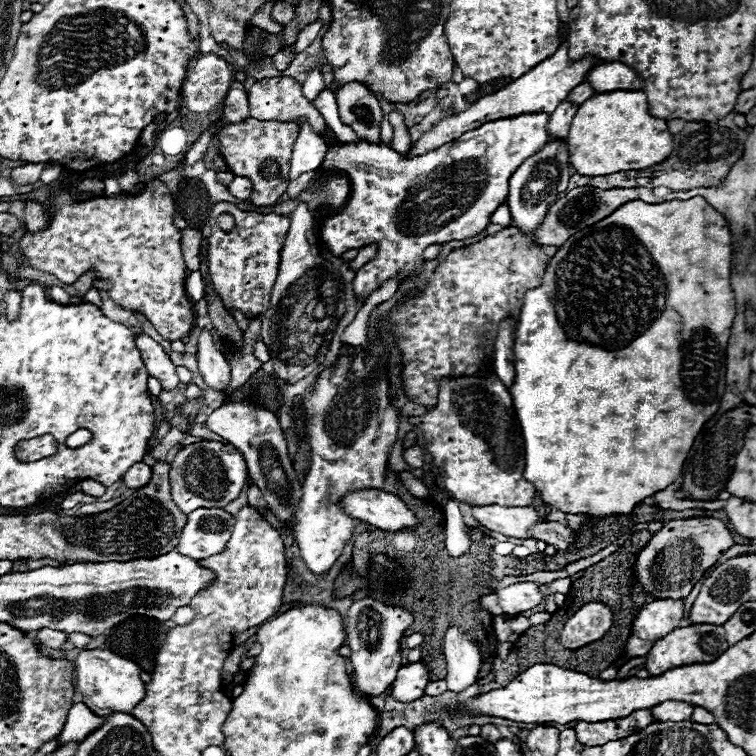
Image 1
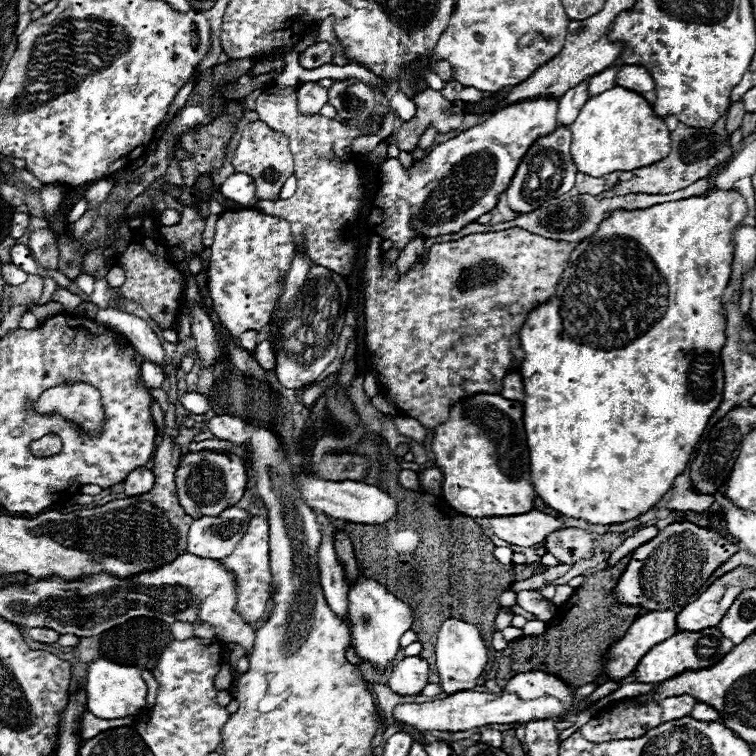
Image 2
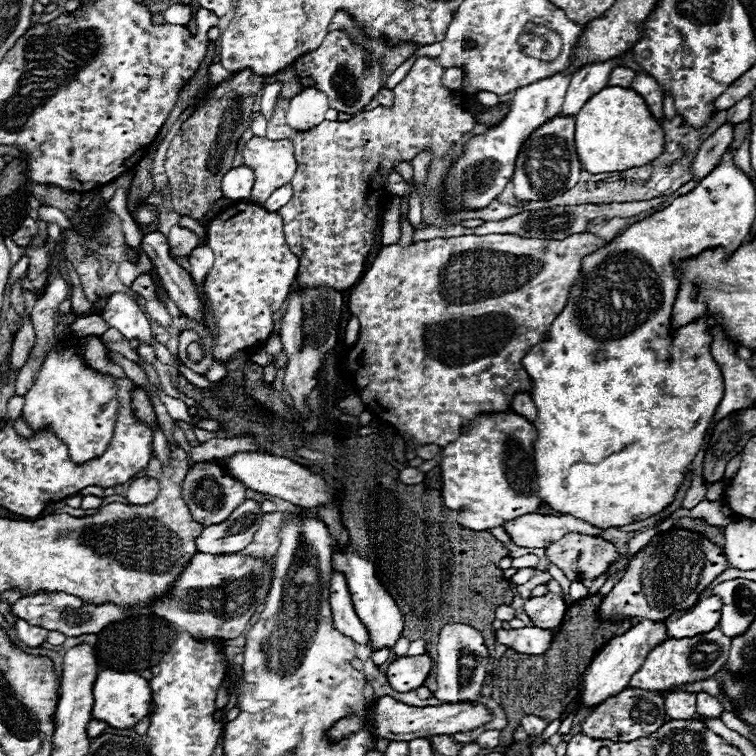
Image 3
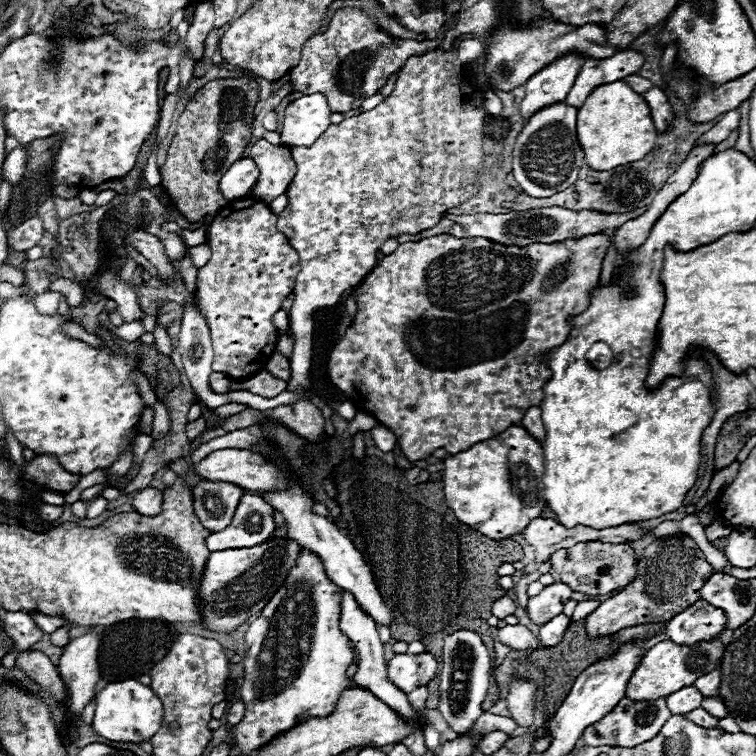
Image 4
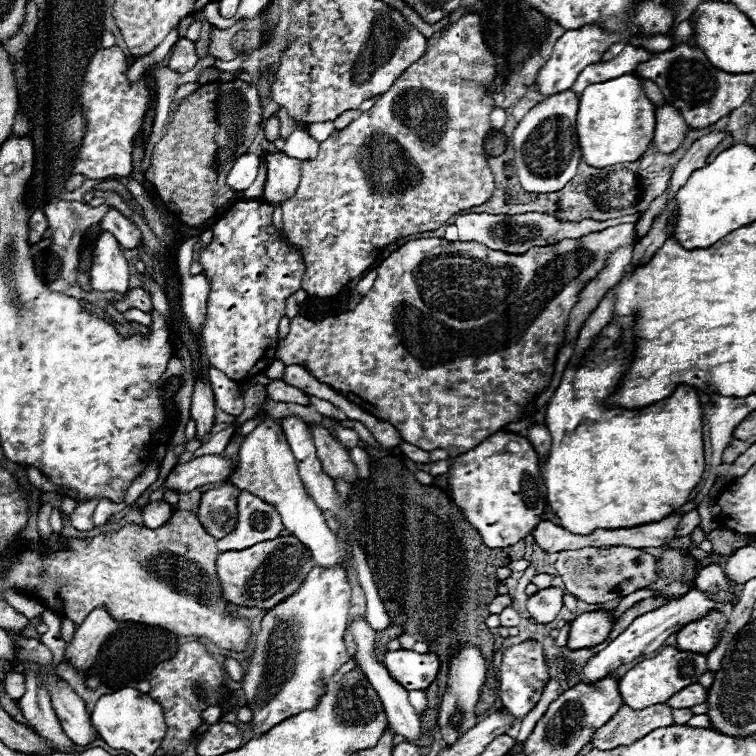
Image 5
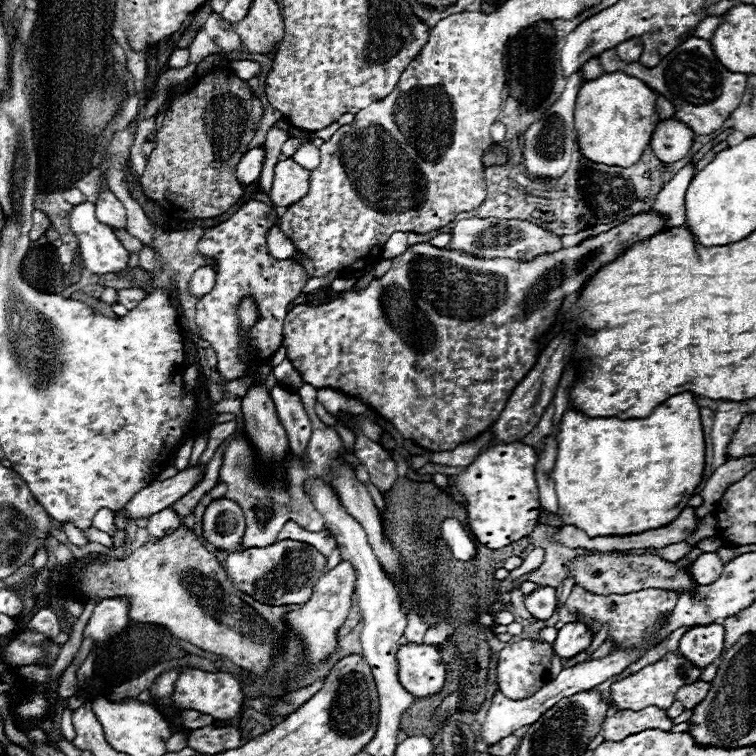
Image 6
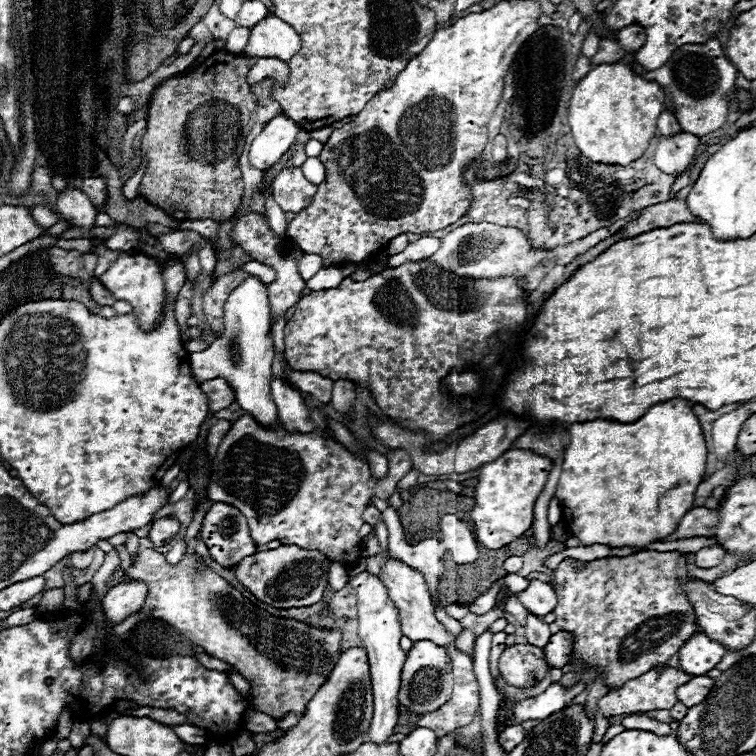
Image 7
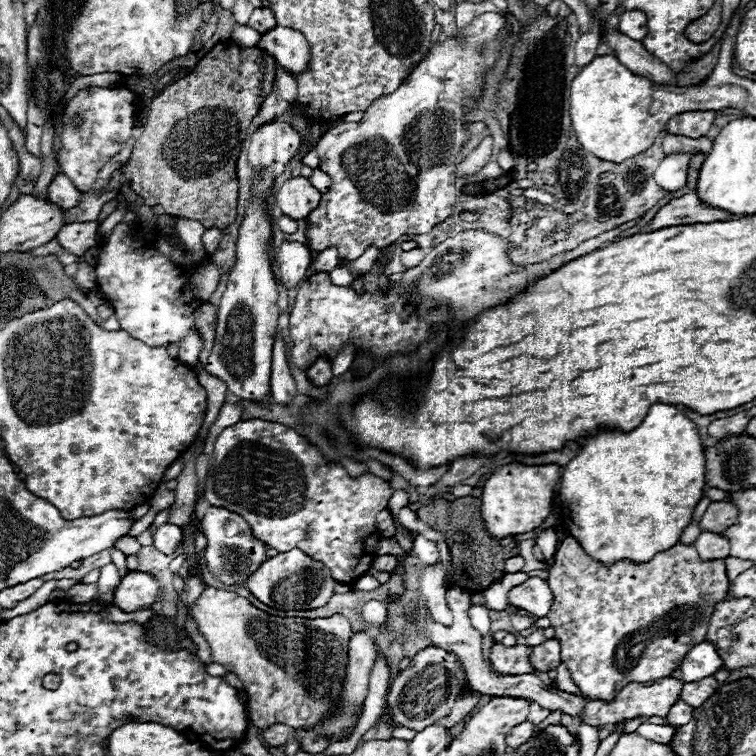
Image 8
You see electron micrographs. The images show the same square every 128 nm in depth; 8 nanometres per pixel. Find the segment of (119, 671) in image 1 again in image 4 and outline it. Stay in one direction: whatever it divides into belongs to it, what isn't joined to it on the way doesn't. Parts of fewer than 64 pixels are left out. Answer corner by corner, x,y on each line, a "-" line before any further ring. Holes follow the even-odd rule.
124,680
124,682
110,682
102,688
96,696
96,712
92,720
92,728
112,740
112,742
144,742
150,740
156,730
160,730
160,722
164,718
164,708
158,696
152,692
150,686
140,684
138,680

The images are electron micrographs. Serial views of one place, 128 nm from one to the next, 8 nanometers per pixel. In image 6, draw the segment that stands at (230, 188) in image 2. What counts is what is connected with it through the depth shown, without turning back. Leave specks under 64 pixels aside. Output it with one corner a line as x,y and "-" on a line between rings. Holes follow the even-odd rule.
262,146
248,150
236,166
238,180
242,184
252,184
254,180
258,180
260,172
262,172
262,166
264,166
264,160
266,160
266,150

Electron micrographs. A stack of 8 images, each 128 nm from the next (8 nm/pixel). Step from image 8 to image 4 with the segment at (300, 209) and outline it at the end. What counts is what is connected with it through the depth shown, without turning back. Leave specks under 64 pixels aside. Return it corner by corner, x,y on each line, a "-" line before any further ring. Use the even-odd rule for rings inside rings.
258,140
250,148
250,158
260,170
254,198
262,202
272,202
280,194
286,194
288,184
296,176
296,162
290,156
290,148
284,144
272,146
266,140

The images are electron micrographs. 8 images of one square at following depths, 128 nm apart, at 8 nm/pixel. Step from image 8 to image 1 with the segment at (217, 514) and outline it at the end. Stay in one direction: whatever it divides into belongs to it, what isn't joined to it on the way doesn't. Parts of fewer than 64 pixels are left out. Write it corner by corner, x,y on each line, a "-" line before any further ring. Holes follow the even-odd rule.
196,442
184,446
172,460
170,468
172,500
184,514
198,508
224,508
240,496
246,480
248,472
242,454
234,446
222,442

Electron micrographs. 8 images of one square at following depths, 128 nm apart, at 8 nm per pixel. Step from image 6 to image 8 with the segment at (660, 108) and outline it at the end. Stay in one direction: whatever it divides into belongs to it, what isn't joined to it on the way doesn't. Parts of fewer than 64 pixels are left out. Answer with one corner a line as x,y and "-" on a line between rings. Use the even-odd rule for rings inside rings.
666,134
662,142
664,156
668,154
708,154
712,150
712,140
692,140
686,136

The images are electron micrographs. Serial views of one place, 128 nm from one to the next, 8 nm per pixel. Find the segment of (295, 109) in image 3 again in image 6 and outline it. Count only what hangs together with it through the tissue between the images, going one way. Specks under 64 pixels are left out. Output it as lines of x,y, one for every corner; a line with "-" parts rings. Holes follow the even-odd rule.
304,144
296,154
294,160
304,166
306,170
316,170
316,166
320,166
320,152
314,144

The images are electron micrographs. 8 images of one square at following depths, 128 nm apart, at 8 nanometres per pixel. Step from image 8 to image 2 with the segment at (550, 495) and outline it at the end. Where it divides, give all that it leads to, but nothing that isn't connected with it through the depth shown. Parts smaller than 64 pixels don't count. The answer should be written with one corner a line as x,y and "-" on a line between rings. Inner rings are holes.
478,394
450,410
446,424
432,438
436,466
444,474
442,494
460,514
470,518
514,516
534,508
530,454
524,430
524,408
500,394

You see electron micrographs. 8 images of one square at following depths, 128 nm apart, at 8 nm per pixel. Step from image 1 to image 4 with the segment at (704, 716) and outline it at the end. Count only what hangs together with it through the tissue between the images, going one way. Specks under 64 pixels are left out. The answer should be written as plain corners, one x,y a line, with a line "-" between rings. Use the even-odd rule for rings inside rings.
712,670
712,674
706,674
704,678
698,678
694,686
704,694
704,696
718,696
718,686
720,686
720,670

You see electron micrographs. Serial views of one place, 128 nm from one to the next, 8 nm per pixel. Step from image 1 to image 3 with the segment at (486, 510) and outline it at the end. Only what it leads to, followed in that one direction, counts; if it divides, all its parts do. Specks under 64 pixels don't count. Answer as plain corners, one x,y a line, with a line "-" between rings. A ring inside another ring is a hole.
526,514
516,520
504,524
504,530
512,536
518,546
524,548
548,548
552,542
564,538
564,534
588,534
588,536
602,536
602,530
580,522
572,516
544,516
544,514

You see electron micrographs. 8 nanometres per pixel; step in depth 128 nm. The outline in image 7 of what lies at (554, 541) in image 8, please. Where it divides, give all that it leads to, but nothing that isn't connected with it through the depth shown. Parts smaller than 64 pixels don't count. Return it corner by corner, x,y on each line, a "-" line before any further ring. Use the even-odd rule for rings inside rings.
552,498
550,506
548,506
548,524
550,524
550,530
558,524
558,520
560,520
560,500

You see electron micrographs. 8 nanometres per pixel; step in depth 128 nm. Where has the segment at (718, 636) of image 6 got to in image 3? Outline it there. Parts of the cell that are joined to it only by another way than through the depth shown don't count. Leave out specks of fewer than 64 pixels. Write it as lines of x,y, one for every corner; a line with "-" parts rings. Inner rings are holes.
708,596
700,598
696,606
672,614
668,618
666,630
670,638
692,638
696,634
706,634
720,622
720,610
722,610
722,598
720,596

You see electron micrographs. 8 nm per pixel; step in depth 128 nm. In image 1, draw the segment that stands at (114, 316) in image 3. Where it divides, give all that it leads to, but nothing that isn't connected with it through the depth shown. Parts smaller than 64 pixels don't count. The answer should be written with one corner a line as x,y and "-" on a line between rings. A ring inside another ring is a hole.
136,334
136,348
144,358
144,366
150,376
156,376
164,390
174,390
178,386
176,366
164,352
164,348
152,340
148,334

